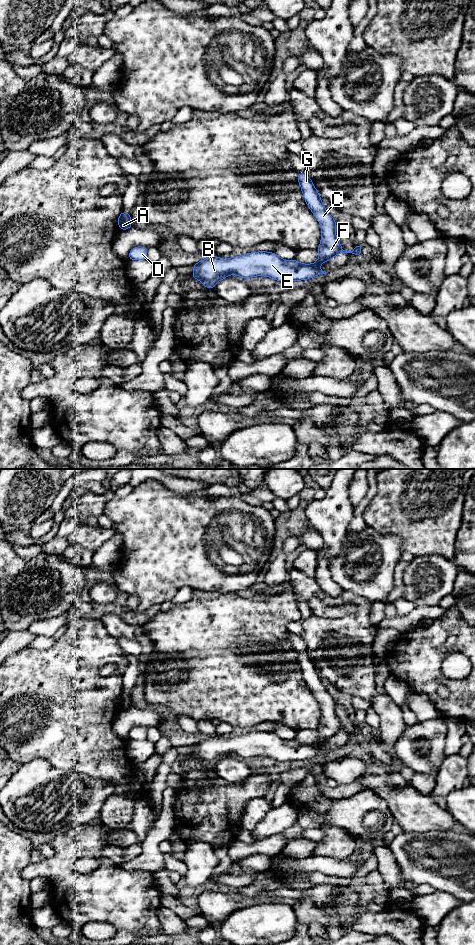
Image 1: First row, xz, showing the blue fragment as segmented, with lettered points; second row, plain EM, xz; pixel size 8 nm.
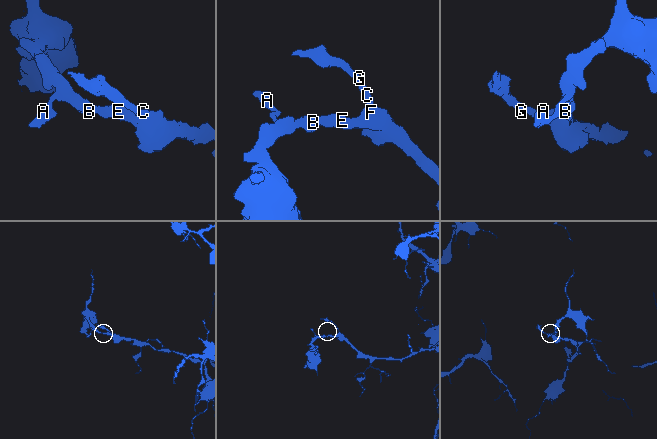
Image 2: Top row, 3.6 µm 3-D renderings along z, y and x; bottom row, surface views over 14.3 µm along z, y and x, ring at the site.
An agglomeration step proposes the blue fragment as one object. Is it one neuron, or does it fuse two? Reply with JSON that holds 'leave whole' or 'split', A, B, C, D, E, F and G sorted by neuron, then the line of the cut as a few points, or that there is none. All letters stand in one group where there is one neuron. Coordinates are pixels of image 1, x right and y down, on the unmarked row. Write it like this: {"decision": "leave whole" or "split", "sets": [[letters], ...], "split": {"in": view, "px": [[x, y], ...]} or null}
{"decision": "leave whole", "sets": [["A", "B", "C", "D", "E", "F", "G"]], "split": null}

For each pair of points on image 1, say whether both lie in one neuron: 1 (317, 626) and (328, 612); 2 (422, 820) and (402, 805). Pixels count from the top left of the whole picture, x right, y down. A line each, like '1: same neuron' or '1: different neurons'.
1: different neurons
2: same neuron

